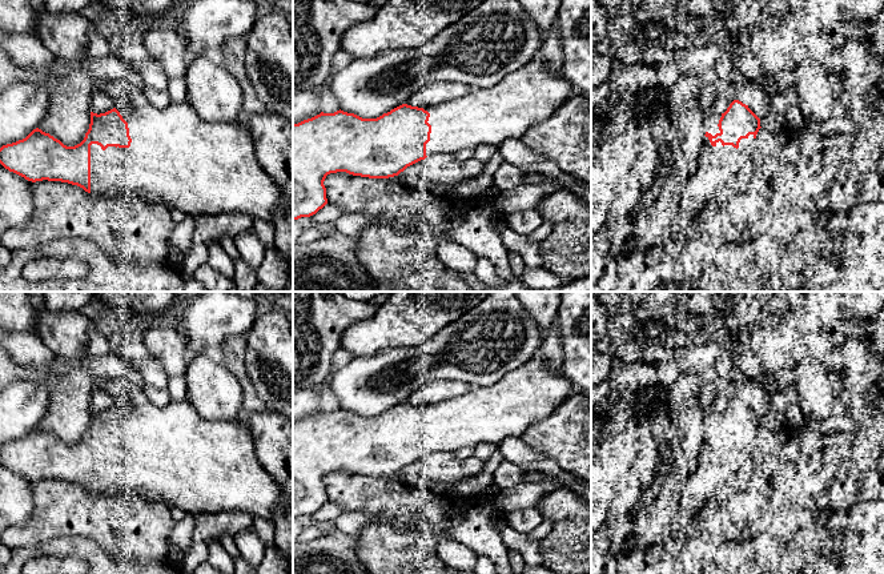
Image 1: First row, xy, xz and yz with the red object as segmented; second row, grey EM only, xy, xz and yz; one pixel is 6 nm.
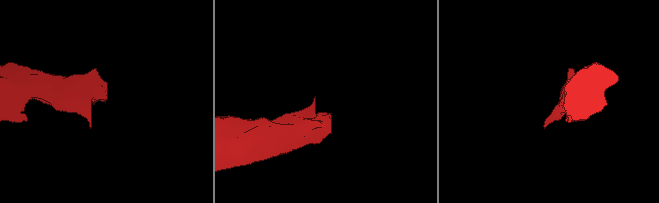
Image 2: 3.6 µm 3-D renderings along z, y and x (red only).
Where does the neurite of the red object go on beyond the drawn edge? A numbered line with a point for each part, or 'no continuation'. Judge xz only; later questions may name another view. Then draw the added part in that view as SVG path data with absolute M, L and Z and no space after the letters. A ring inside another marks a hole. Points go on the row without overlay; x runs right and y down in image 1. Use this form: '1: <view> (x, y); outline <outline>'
1: xz (509, 408); outline M537 354L494 385L477 386L447 401L425 405L423 408L430 412L427 421L431 424L426 454L455 453L479 443L498 446L507 437L521 437L535 422L549 418L570 397L572 388L562 368L550 366L542 356Z

